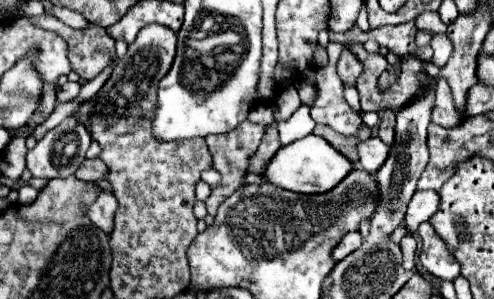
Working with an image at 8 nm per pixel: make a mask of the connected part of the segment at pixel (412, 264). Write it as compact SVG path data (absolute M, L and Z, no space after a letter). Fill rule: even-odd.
M406 236L402 238L400 242L400 248L402 251L403 263L405 269L416 269L418 270L417 263L417 241L412 236Z

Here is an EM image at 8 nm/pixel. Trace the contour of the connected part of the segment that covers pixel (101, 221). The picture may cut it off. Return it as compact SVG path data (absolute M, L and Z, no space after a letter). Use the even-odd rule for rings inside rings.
M98 188L98 198L94 200L94 204L90 204L84 214L90 218L90 222L94 226L98 226L100 230L104 230L106 234L112 232L112 216L116 212L116 198L112 196L112 192Z

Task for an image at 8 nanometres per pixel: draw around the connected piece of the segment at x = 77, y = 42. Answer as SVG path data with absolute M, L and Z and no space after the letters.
M48 14L34 16L30 18L30 22L44 30L52 30L66 40L72 70L82 80L96 78L96 74L100 74L106 64L117 62L115 40L112 40L108 32L104 32L104 28L100 26L92 24L88 28L74 30Z

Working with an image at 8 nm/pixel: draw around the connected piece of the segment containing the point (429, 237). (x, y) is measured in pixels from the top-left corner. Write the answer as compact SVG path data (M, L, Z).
M430 222L420 224L418 234L422 238L422 250L420 250L420 264L422 268L442 280L454 280L460 274L460 264L456 258L448 252L442 238L434 232Z

